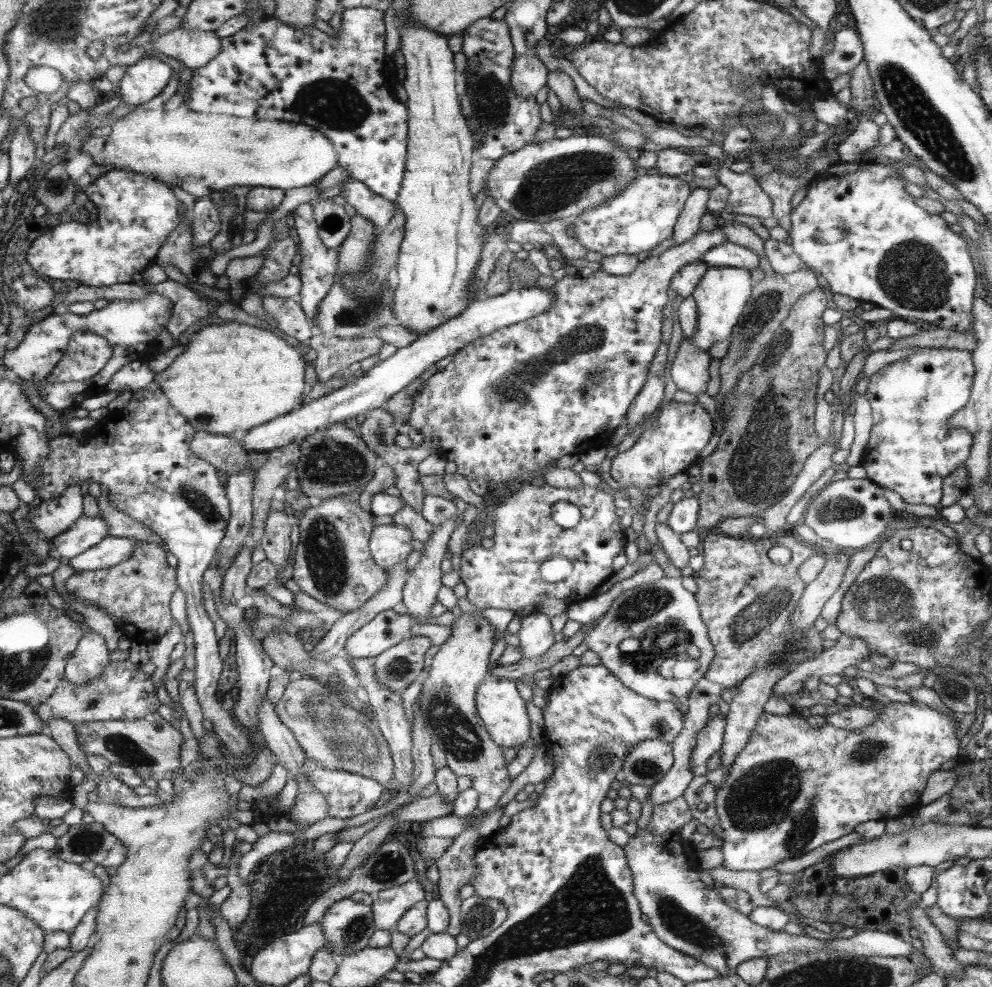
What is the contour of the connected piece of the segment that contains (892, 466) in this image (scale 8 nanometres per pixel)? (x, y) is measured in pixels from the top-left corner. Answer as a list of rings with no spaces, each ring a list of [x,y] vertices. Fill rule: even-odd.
[[[930,347],[920,348],[913,354],[906,356],[906,358],[902,358],[902,360],[884,365],[882,369],[873,374],[870,379],[868,379],[865,394],[865,397],[868,399],[868,402],[872,407],[873,426],[869,442],[864,450],[864,454],[862,454],[862,459],[859,465],[866,469],[867,478],[870,479],[871,482],[878,483],[879,486],[884,486],[884,489],[886,490],[889,489],[896,492],[904,500],[904,503],[938,507],[938,502],[942,499],[942,484],[944,479],[952,474],[952,472],[954,472],[957,468],[966,468],[967,459],[969,458],[973,446],[973,437],[968,430],[965,430],[965,428],[948,427],[947,421],[951,413],[964,408],[964,405],[968,402],[970,384],[973,382],[974,375],[975,366],[972,360],[971,352],[968,351],[968,349],[937,349]]]

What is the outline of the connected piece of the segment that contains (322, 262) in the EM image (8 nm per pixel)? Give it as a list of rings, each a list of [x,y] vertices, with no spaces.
[[[310,203],[302,204],[293,211],[292,226],[296,228],[296,236],[300,239],[301,263],[298,266],[298,277],[302,286],[298,294],[298,302],[308,318],[314,320],[319,313],[319,305],[335,284],[336,272],[339,272],[339,250],[328,247],[320,238],[318,222],[315,218],[314,207]]]

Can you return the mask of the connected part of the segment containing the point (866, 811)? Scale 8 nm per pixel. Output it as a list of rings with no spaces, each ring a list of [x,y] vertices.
[[[916,701],[914,703],[890,702],[879,710],[879,716],[872,723],[866,725],[864,729],[856,731],[836,727],[828,721],[823,726],[815,728],[795,711],[786,714],[786,716],[768,714],[764,711],[759,717],[756,727],[752,729],[750,740],[744,749],[738,753],[736,759],[732,761],[730,771],[726,775],[726,781],[722,783],[722,787],[716,789],[715,807],[720,819],[720,827],[722,827],[723,842],[720,846],[722,853],[724,853],[722,866],[730,870],[748,870],[748,872],[774,869],[776,863],[784,859],[798,858],[820,847],[821,844],[838,840],[841,836],[850,834],[862,822],[868,822],[868,820],[887,821],[891,818],[898,819],[898,816],[911,816],[910,812],[914,812],[920,806],[920,794],[922,794],[930,774],[939,770],[942,762],[958,757],[959,748],[960,741],[956,731],[954,731],[953,718],[944,711],[936,710],[934,707],[928,707],[927,704]]]

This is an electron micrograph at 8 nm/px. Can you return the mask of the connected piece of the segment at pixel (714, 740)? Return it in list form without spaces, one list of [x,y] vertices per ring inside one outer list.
[[[716,714],[708,721],[708,724],[700,730],[696,740],[696,746],[692,750],[692,772],[695,775],[705,775],[708,771],[711,758],[720,751],[723,743],[724,728],[727,718],[722,714]]]

